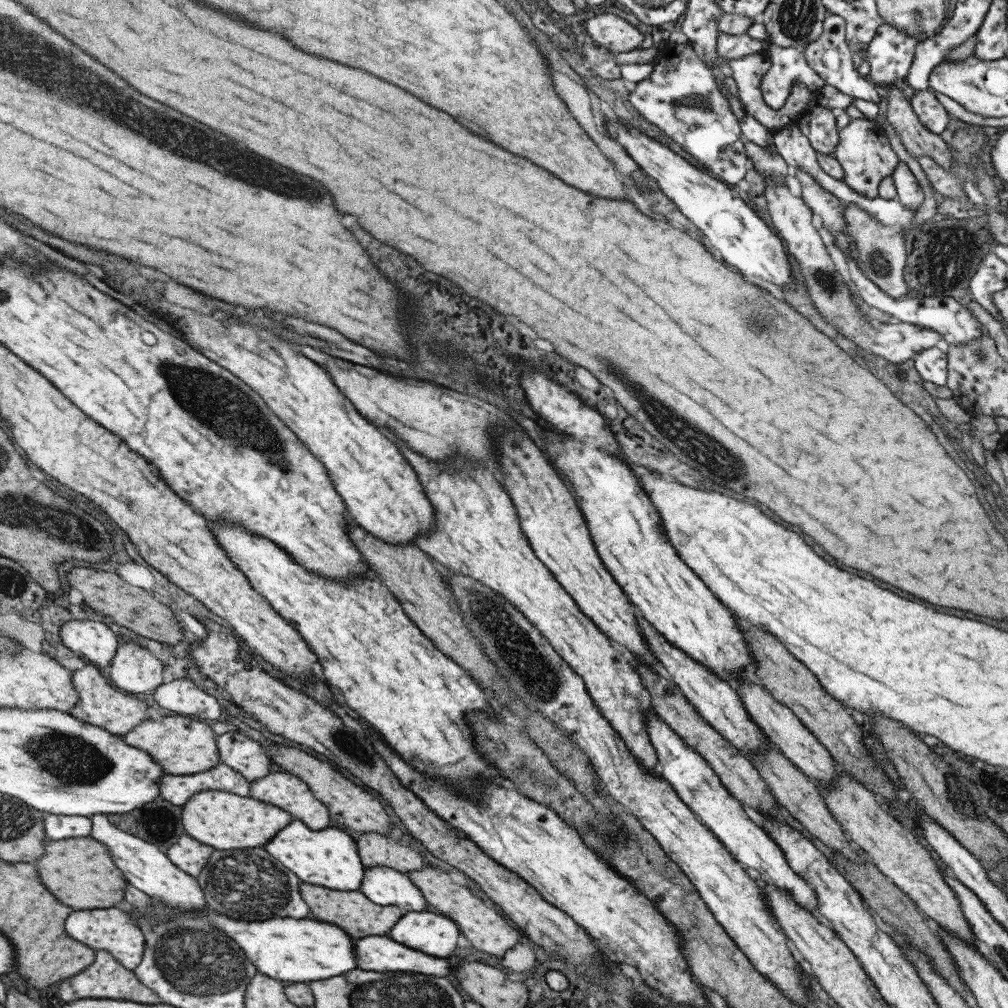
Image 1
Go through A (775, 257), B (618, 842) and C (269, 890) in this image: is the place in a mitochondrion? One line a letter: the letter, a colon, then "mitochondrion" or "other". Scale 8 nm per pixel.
A: other
B: mitochondrion
C: mitochondrion

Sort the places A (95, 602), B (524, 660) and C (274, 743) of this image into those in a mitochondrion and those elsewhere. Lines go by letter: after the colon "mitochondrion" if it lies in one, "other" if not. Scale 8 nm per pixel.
A: other
B: mitochondrion
C: other

